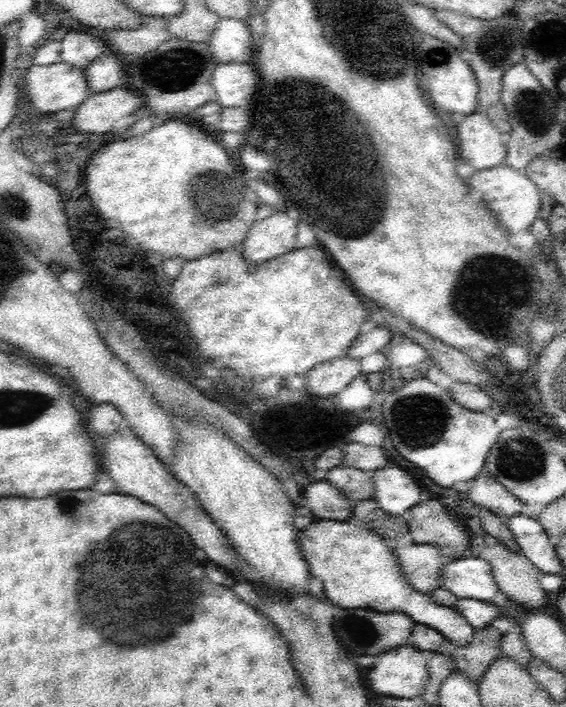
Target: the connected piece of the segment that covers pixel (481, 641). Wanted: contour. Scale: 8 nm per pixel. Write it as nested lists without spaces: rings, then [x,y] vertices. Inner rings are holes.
[[[494,626],[476,630],[468,646],[454,646],[448,654],[454,658],[458,670],[470,680],[480,682],[488,672],[490,664],[502,656],[504,634]]]

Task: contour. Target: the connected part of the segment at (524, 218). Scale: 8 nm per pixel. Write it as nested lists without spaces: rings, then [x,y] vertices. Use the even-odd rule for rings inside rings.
[[[494,166],[488,170],[476,172],[468,184],[480,194],[480,198],[490,206],[496,218],[506,226],[510,234],[528,232],[538,220],[540,212],[540,188],[530,180],[526,170],[514,170],[508,166]]]

